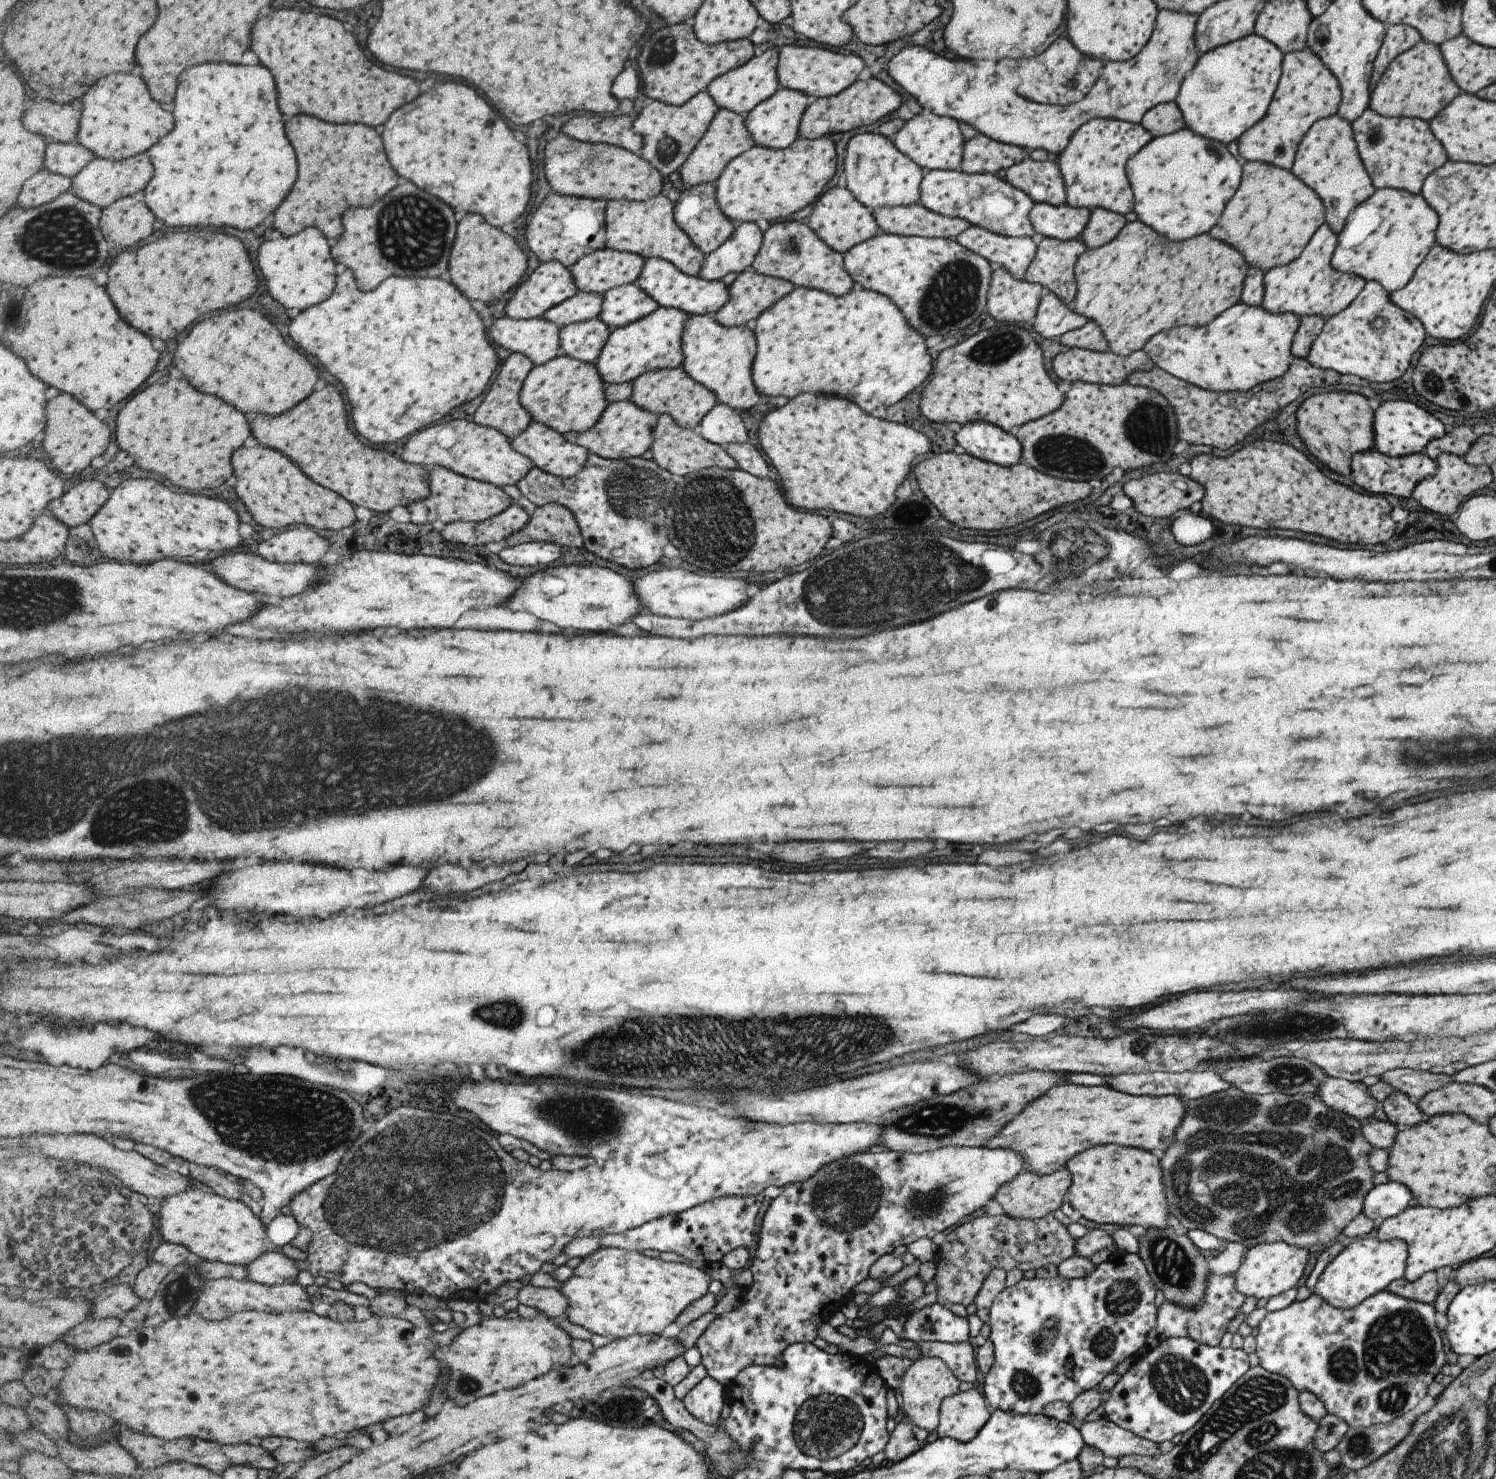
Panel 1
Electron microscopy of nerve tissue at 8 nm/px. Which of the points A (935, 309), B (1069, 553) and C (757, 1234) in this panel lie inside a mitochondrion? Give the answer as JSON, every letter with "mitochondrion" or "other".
{"A":"mitochondrion","B":"mitochondrion","C":"other"}

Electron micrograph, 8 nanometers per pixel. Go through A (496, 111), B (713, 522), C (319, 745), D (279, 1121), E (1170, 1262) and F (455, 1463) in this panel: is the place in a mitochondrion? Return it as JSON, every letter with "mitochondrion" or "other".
{"A":"other","B":"mitochondrion","C":"mitochondrion","D":"mitochondrion","E":"mitochondrion","F":"other"}

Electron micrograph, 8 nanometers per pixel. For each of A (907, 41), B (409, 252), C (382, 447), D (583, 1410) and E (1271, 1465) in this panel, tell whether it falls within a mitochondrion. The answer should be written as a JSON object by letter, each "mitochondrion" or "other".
{"A":"other","B":"mitochondrion","C":"other","D":"other","E":"mitochondrion"}

